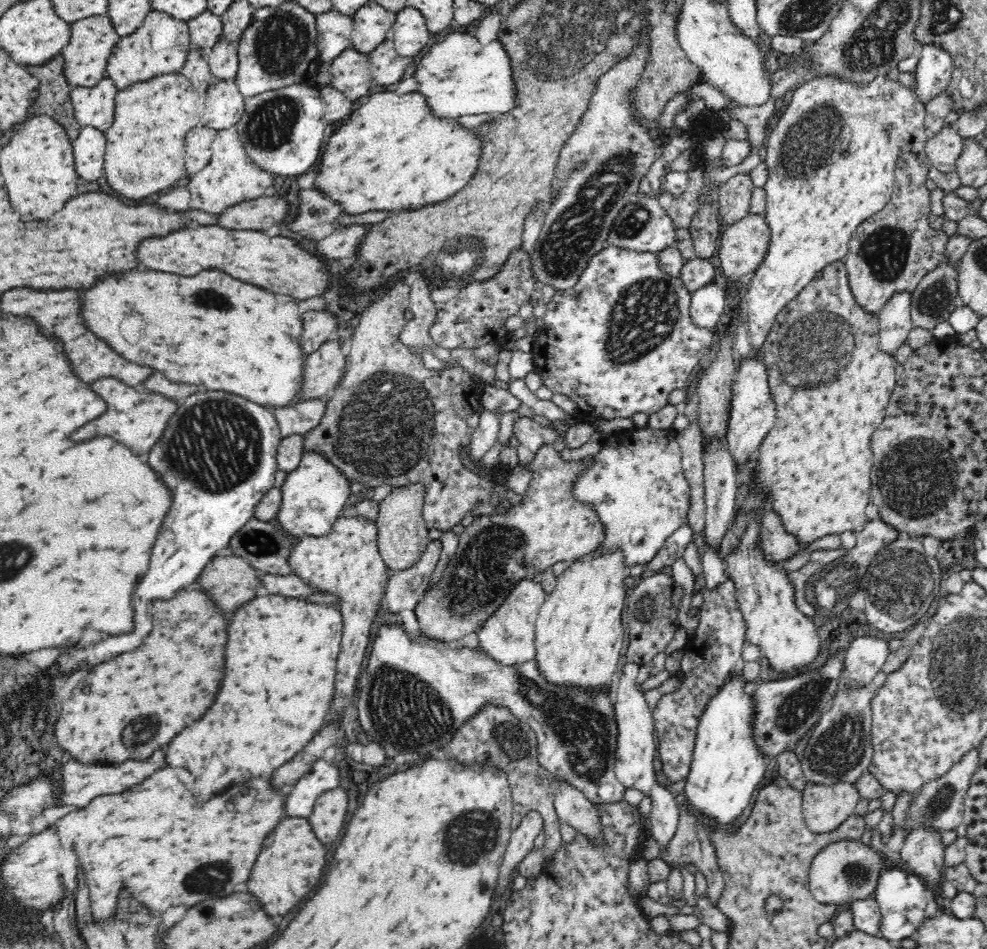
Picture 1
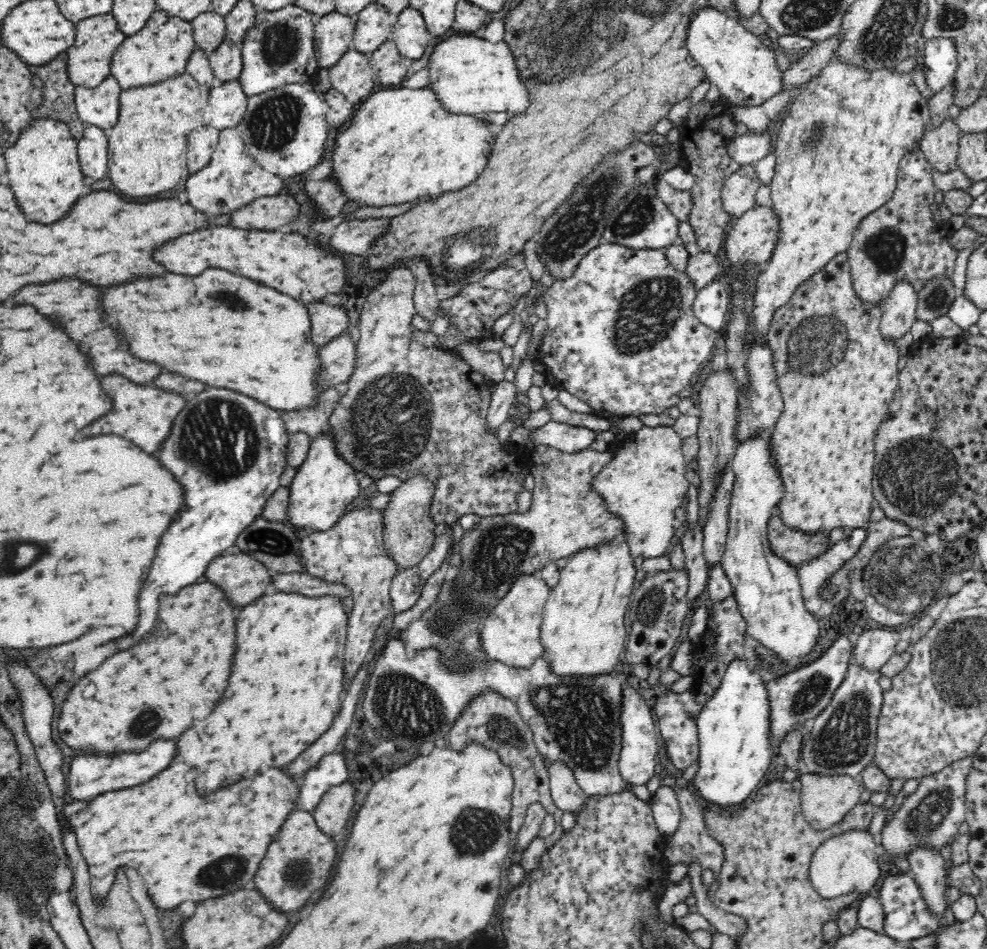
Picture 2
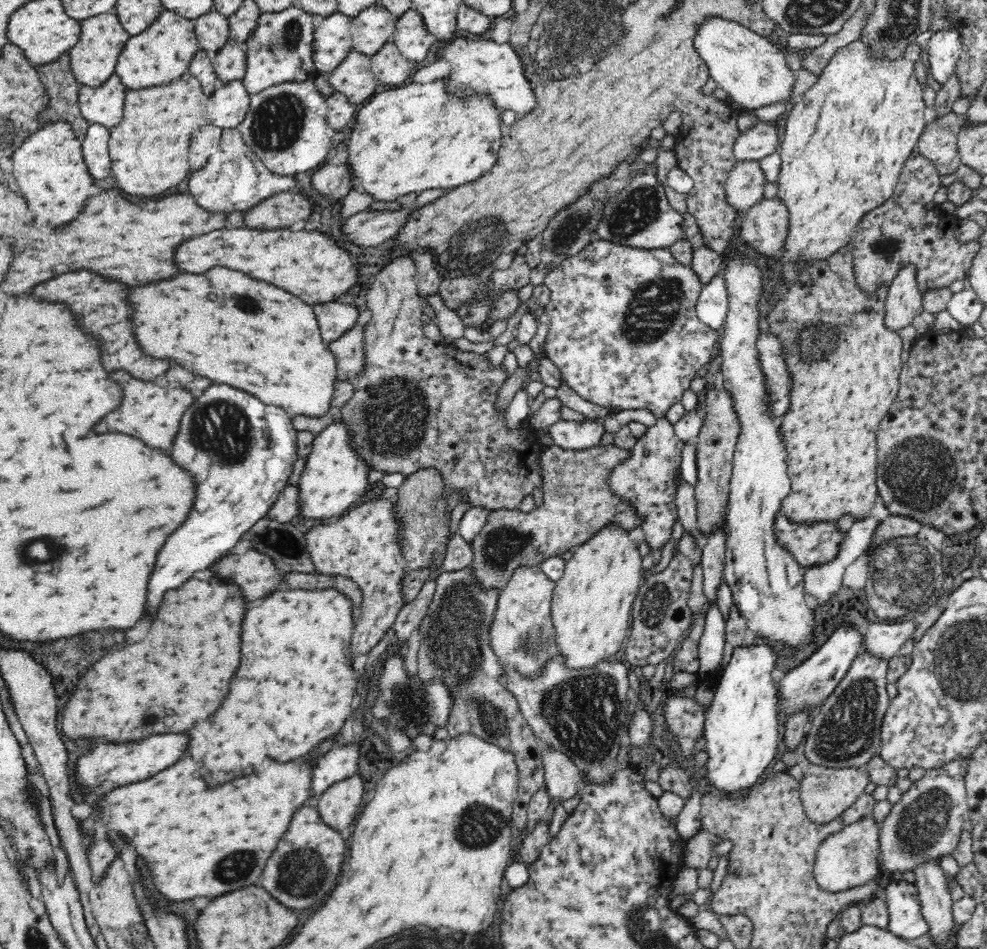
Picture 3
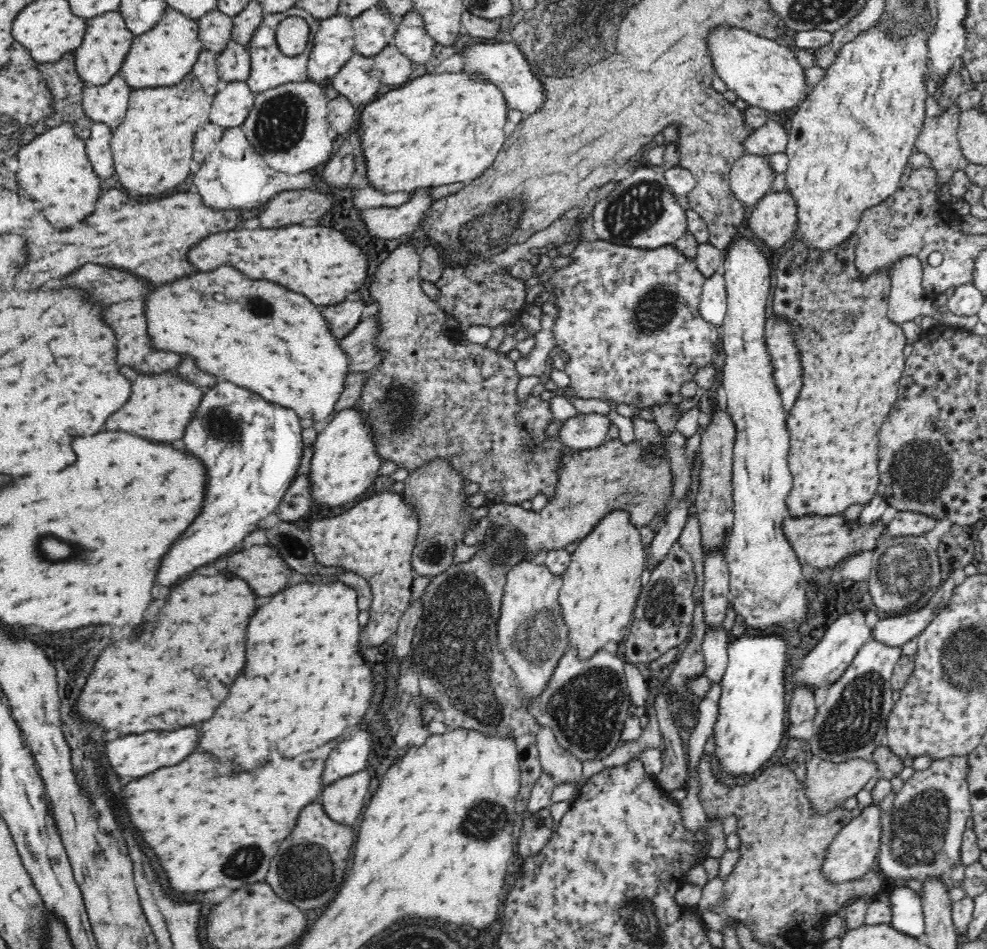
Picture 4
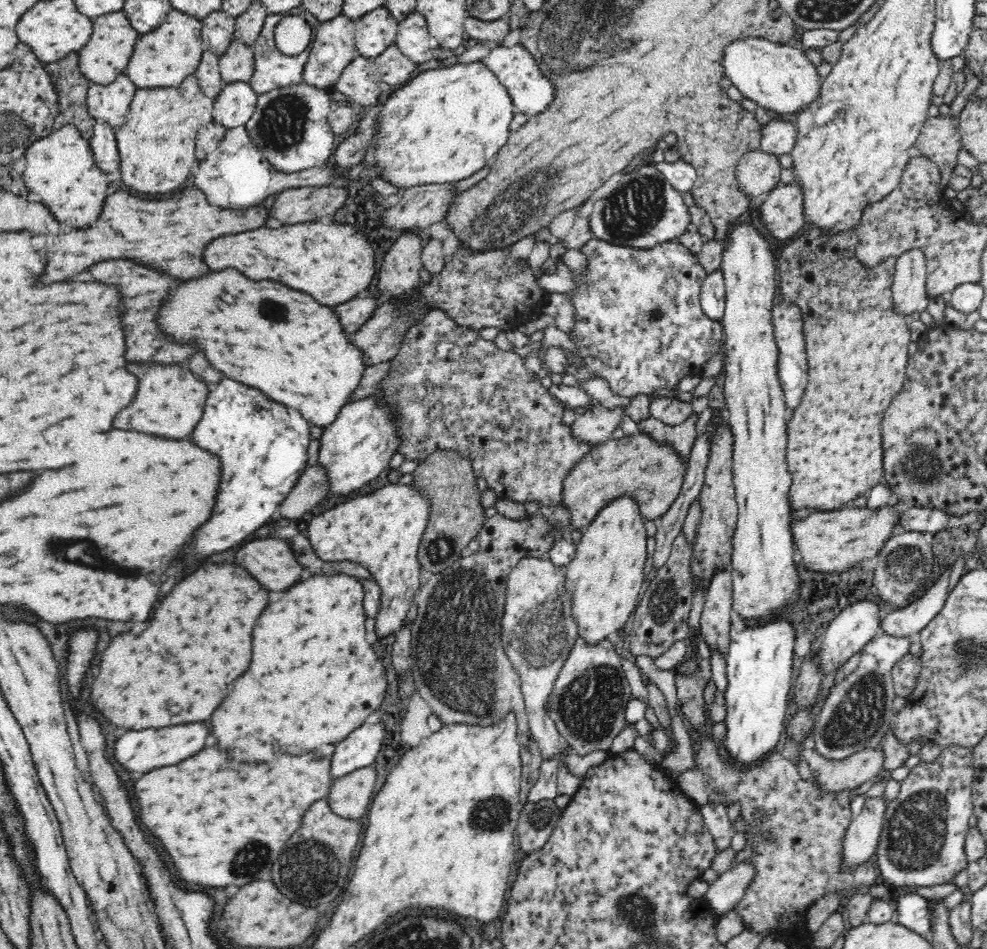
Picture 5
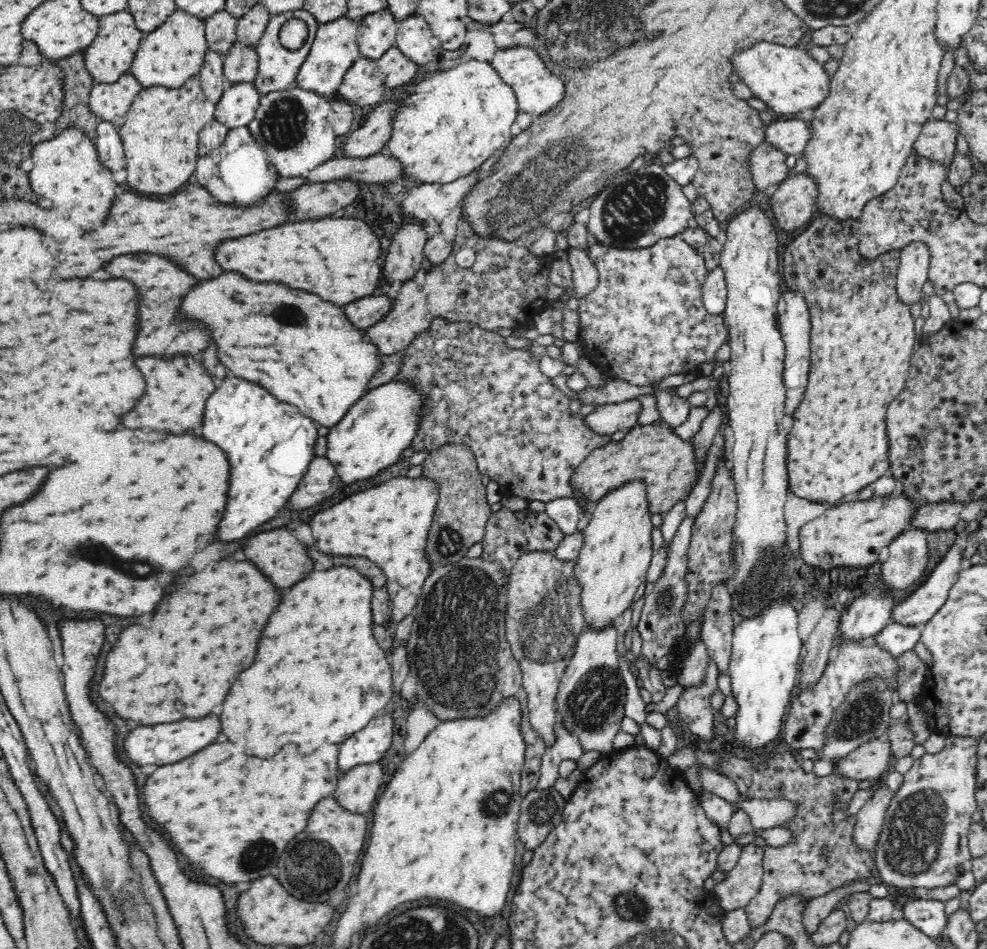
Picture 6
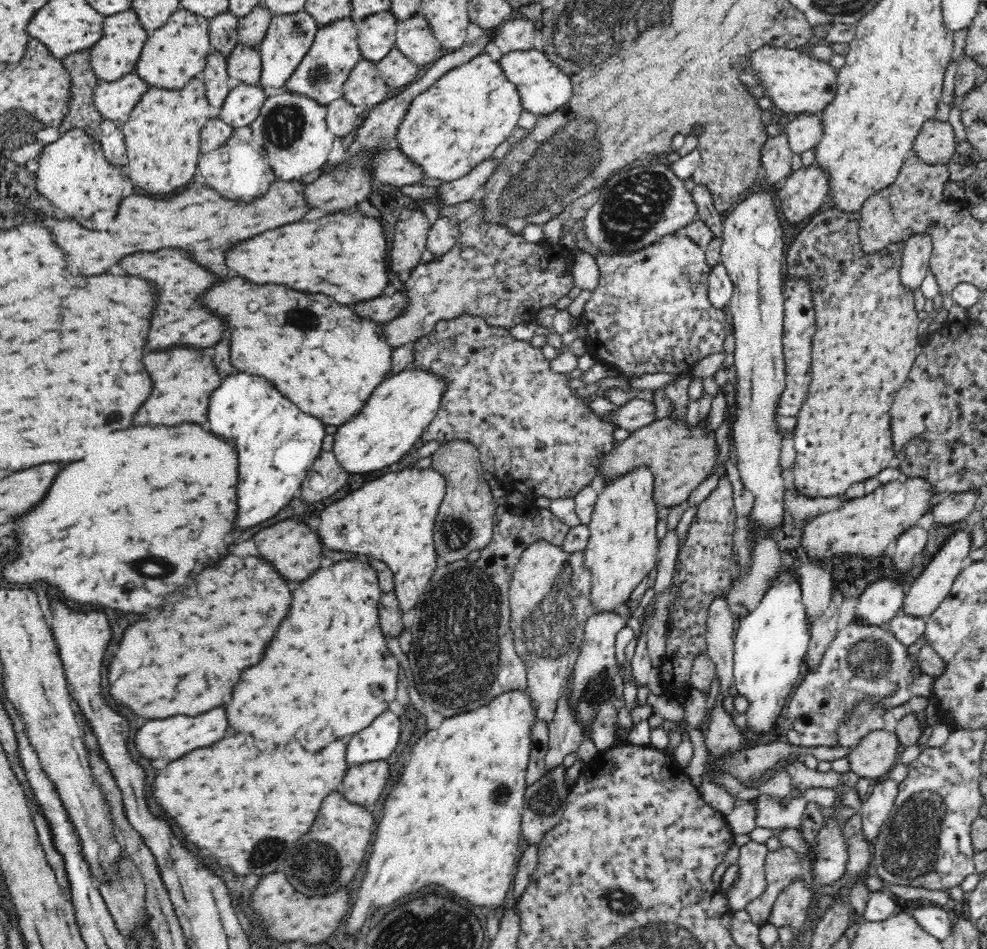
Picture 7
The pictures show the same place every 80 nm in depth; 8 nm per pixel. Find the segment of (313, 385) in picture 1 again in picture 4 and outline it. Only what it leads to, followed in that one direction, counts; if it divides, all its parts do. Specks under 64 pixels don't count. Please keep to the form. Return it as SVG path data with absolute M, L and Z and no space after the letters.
M377 316L361 322L346 336L338 339L338 347L348 357L348 374L371 372L380 365L380 355L374 349L374 336L379 330Z

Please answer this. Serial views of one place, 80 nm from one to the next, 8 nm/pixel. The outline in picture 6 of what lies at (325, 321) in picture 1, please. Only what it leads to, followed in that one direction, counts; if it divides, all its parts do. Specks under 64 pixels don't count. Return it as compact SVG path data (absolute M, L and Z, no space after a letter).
M370 295L364 298L358 298L356 302L344 306L346 310L346 318L350 318L356 329L364 331L366 328L378 323L383 316L386 316L390 308L390 299L386 295Z

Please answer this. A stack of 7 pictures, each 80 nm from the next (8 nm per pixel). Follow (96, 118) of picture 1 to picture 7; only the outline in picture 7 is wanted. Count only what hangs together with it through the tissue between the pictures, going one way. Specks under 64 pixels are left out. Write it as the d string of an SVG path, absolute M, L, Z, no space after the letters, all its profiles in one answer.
M126 74L122 80L100 82L94 88L92 102L103 119L114 121L120 128L146 90L148 86L136 74Z

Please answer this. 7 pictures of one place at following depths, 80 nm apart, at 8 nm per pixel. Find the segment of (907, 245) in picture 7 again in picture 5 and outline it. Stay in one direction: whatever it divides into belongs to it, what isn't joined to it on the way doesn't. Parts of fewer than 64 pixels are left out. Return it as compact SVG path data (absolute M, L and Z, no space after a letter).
M918 249L909 250L896 259L891 286L894 313L910 319L915 312L921 314L927 310L931 299L925 289L928 266L924 253Z

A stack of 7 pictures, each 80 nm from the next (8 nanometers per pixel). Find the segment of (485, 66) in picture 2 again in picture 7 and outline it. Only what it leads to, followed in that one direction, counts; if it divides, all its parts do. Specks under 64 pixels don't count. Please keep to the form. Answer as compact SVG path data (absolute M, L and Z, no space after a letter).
M516 50L504 54L498 65L507 80L516 86L524 110L538 116L547 116L564 107L572 98L572 82L541 51Z

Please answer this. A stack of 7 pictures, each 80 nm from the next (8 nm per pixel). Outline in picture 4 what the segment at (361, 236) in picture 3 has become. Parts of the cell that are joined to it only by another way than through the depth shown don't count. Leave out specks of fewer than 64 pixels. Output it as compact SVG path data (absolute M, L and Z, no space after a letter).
M420 188L413 192L412 199L400 206L376 207L361 210L358 219L362 221L362 225L366 226L364 232L368 232L370 239L391 240L399 239L403 234L411 234L418 228L418 222L426 216L426 210L432 206L433 200L430 199L429 189Z

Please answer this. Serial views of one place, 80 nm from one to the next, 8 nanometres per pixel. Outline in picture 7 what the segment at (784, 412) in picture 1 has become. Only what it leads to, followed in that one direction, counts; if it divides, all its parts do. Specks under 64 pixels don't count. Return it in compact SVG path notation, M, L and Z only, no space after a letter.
M831 207L825 212L816 212L812 220L800 231L794 238L794 241L787 247L786 252L786 278L788 279L806 279L812 291L812 303L814 303L814 313L816 313L816 331L812 340L811 352L811 370L810 370L810 390L804 406L798 410L795 416L796 428L793 430L793 450L794 462L792 464L793 483L796 492L804 497L816 498L834 498L845 495L852 485L859 482L865 482L869 478L880 474L887 469L894 458L894 447L892 444L892 433L890 432L890 415L889 410L896 393L908 378L909 370L914 364L916 352L914 348L918 346L918 325L919 320L914 309L914 295L904 285L900 283L900 268L902 266L902 250L904 243L896 243L887 246L880 252L866 254L862 251L859 243L859 223L857 213L844 213Z

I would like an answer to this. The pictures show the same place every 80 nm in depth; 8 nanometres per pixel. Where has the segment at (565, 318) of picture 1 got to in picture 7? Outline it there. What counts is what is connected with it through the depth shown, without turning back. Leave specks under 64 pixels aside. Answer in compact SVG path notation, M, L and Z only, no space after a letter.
M678 232L662 237L662 240L648 245L640 250L630 252L630 254L606 254L598 250L594 257L599 266L599 283L598 286L591 291L590 298L584 304L582 314L579 316L580 326L586 329L587 334L584 336L586 353L590 354L596 362L602 362L610 368L617 370L624 378L635 379L643 374L668 373L681 375L688 372L696 361L702 360L711 354L716 354L722 350L722 344L726 340L726 336L732 332L731 320L728 312L724 309L716 309L710 305L708 301L708 276L711 268L706 263L704 248L699 247L694 241L686 235Z

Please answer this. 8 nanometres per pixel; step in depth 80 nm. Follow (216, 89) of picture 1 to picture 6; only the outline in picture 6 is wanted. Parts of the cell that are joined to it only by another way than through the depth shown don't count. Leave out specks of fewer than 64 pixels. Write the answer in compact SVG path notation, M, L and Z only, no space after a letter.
M252 83L232 84L216 102L216 120L229 129L245 126L254 120L261 95Z

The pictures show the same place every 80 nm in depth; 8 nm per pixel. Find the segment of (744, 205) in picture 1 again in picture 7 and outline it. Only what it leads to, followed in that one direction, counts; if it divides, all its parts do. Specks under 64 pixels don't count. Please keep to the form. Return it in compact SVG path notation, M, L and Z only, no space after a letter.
M776 135L768 138L760 150L760 168L764 170L764 182L773 186L783 179L788 179L793 173L790 160L792 151L786 141L786 135Z

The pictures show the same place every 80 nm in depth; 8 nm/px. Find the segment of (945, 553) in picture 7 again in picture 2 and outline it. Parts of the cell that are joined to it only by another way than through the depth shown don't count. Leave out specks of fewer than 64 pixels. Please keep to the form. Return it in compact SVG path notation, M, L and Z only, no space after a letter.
M879 628L862 632L853 641L852 665L870 673L879 673L881 668L896 655L894 646L901 633L895 628Z

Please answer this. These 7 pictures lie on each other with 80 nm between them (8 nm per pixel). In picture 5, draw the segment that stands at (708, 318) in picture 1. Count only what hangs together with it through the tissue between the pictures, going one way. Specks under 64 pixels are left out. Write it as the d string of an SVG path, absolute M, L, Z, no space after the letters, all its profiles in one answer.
M714 271L712 274L708 274L702 283L699 296L704 315L710 320L721 322L725 314L725 296L725 280L722 271Z

